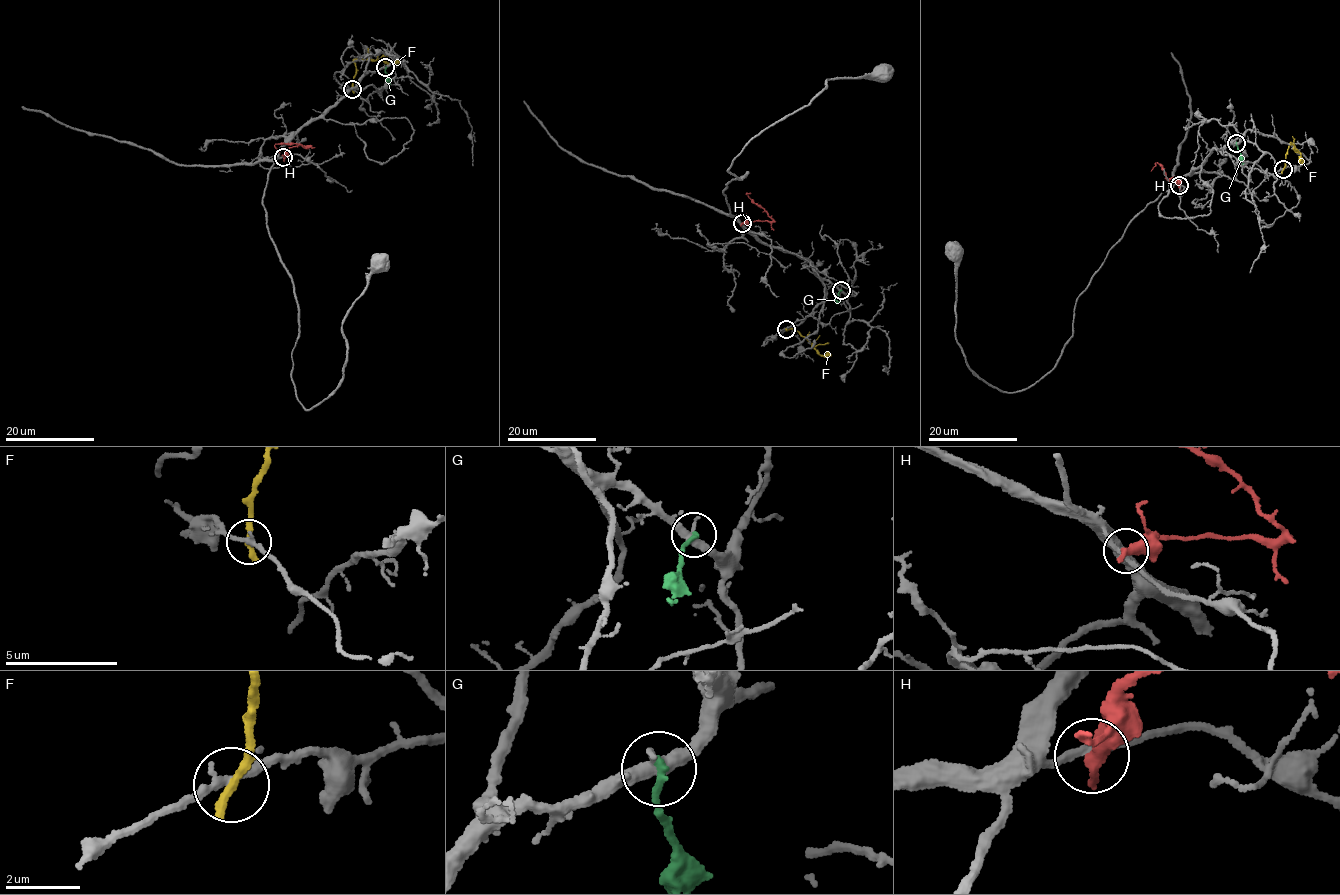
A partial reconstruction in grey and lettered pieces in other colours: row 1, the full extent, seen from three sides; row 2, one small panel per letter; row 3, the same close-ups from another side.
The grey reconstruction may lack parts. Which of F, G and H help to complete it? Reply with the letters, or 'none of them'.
none of them

